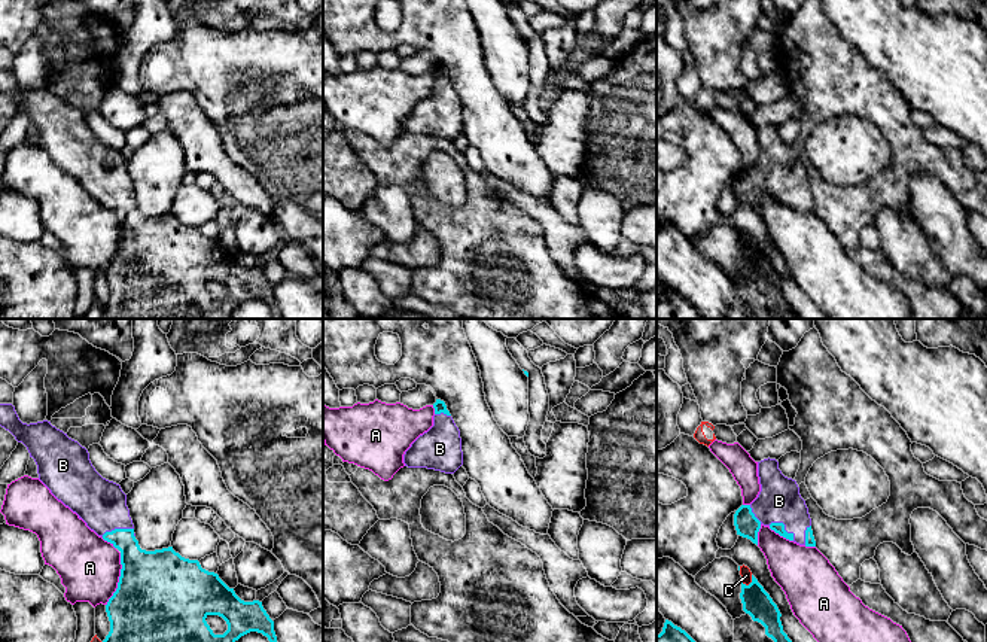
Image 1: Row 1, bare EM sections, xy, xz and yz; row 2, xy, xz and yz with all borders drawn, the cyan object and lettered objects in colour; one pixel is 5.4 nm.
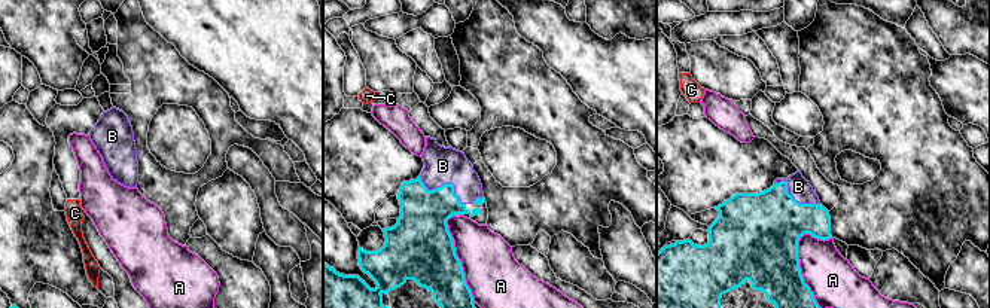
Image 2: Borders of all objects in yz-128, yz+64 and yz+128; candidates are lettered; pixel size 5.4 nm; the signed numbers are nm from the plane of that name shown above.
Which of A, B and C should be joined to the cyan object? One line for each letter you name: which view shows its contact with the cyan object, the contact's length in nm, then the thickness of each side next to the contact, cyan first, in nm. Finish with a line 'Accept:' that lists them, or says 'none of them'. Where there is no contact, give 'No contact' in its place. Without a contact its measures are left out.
B: Touches cyan in yz. Shared border 170 nm. Thickness 60 nm (cyan) against 240 nm
Accept: B

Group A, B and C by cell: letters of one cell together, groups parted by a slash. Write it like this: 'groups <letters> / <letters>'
groups A / B / C

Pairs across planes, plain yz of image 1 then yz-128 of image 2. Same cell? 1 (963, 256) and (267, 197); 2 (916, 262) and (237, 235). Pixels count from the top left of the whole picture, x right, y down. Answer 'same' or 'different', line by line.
1: same
2: same

